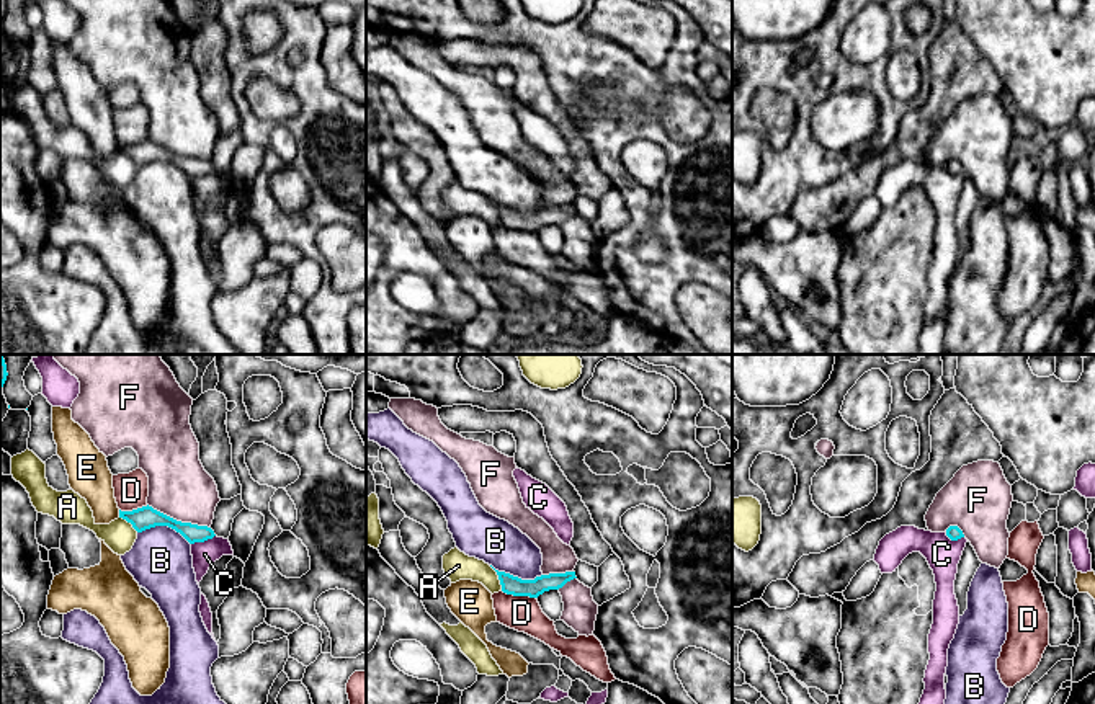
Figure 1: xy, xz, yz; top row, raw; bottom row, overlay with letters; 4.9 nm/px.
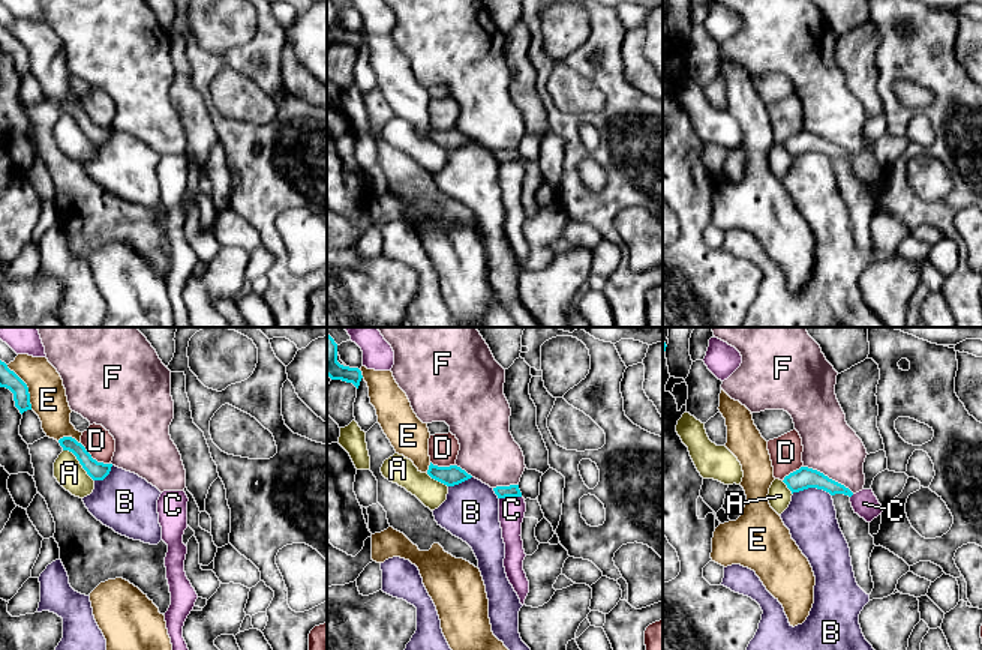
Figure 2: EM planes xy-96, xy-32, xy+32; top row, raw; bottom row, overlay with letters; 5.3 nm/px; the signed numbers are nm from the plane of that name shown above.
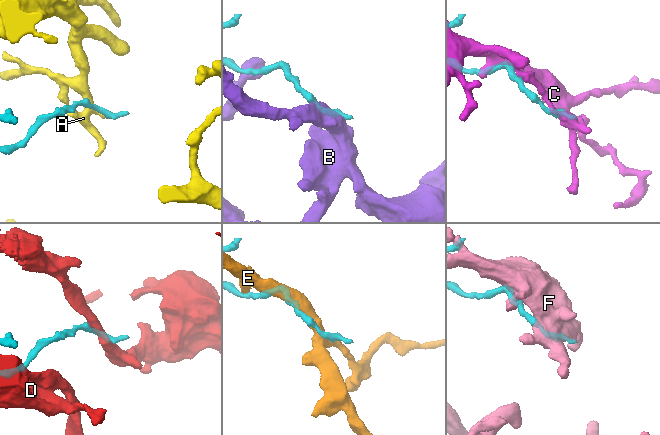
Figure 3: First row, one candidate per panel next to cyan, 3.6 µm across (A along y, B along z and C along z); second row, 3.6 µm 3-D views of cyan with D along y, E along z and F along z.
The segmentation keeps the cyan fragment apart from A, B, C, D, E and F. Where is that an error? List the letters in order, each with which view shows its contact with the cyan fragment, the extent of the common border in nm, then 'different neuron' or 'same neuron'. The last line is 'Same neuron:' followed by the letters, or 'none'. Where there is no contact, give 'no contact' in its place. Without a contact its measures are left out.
A: contact in xz; length 140 nm; different neuron
B: contact in xy; length 280 nm; different neuron
C: contact in xy; length 130 nm; same neuron
D: contact in xz; length 170 nm; different neuron
E: contact in xy; length 40 nm; different neuron
F: contact in xy; length 340 nm; different neuron
Same neuron: C

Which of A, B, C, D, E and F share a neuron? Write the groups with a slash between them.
A / B / C / D / E / F

